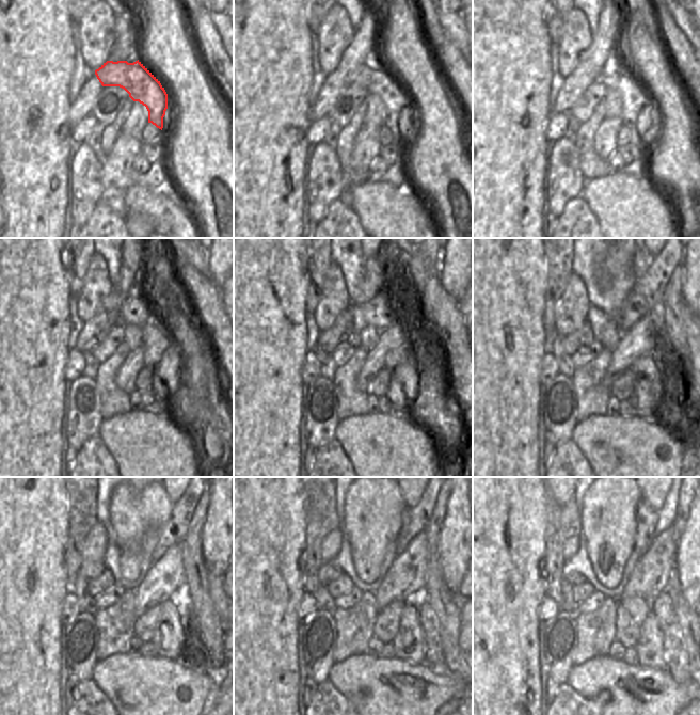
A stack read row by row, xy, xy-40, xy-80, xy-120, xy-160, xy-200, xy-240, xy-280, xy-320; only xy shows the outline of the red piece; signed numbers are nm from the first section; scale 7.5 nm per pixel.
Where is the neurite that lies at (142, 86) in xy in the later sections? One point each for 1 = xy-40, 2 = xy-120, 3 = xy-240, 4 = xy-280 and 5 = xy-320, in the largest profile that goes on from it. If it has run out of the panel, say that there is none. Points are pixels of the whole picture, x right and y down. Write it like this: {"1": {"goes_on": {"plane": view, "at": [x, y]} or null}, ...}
{"1": {"goes_on": {"plane": "xy-40", "at": [378, 81]}}, "2": {"goes_on": {"plane": "xy-120", "at": [161, 356]}}, "3": {"goes_on": {"plane": "xy-240", "at": [170, 635]}}, "4": {"goes_on": {"plane": "xy-280", "at": [409, 644]}}, "5": {"goes_on": {"plane": "xy-320", "at": [650, 651]}}}

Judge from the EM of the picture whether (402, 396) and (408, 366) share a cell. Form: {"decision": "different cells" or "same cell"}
{"decision": "same cell"}

